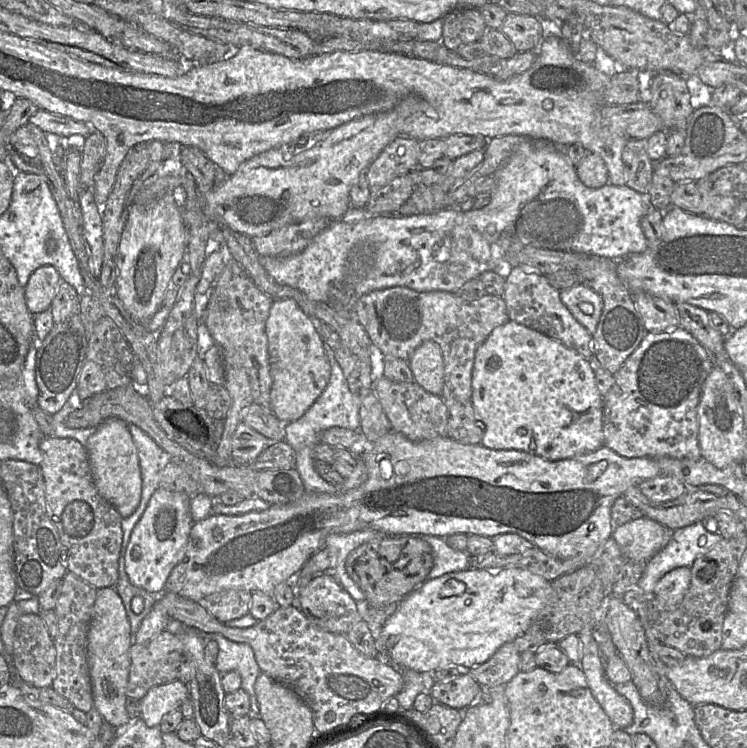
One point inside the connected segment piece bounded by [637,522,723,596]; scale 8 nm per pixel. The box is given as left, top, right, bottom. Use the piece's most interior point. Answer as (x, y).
(681, 551)

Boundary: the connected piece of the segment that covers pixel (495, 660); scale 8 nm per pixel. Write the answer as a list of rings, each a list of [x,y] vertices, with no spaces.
[[[513,641],[506,642],[488,660],[469,668],[469,674],[482,687],[505,685],[520,671],[520,654]]]

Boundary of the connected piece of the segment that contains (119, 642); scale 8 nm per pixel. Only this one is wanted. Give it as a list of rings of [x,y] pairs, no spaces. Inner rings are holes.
[[[114,587],[97,589],[87,641],[87,662],[94,708],[101,714],[105,724],[121,731],[132,721],[128,717],[125,705],[131,666],[130,648],[134,642],[125,606]]]

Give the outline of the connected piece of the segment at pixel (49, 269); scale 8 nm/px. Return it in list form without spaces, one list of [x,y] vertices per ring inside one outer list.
[[[42,265],[31,274],[24,293],[27,307],[33,315],[50,308],[60,280],[52,265]]]

